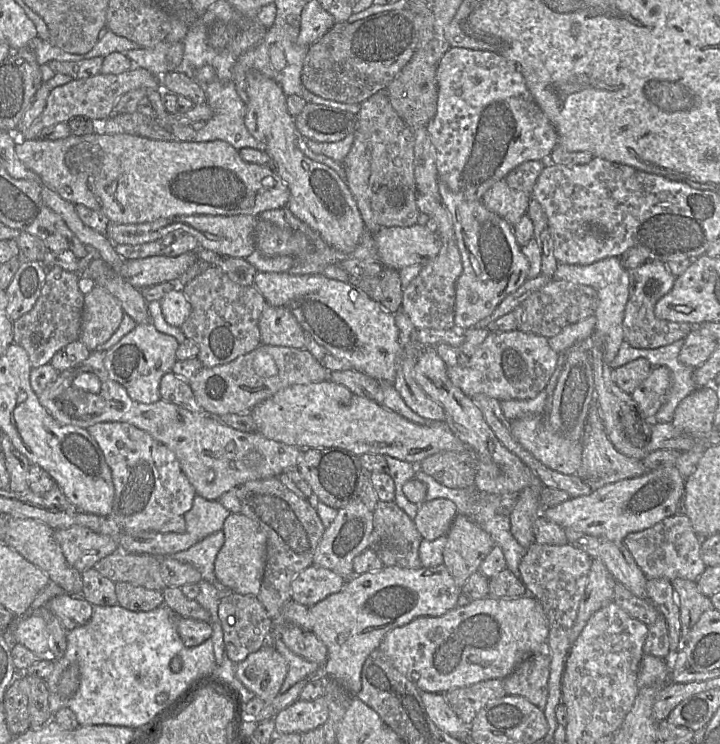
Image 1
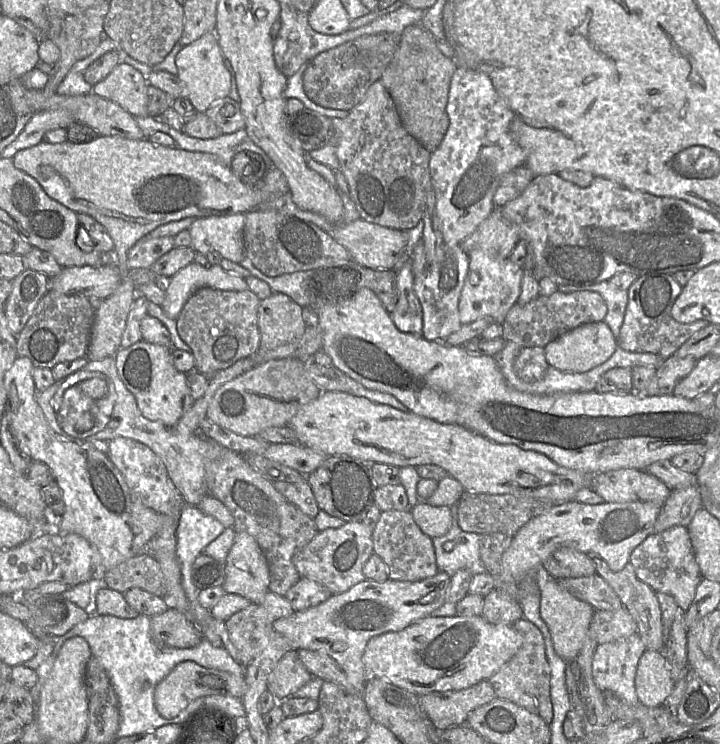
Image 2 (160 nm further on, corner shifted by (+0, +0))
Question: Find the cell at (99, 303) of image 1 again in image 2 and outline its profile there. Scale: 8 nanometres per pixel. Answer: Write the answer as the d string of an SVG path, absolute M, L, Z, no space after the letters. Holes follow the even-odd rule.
M98 135L86 143L48 143L39 144L18 151L12 158L15 168L33 177L46 194L66 206L75 213L85 213L104 226L114 243L117 255L117 267L121 282L112 295L103 299L95 310L90 342L86 357L88 360L102 360L114 357L121 349L121 339L126 326L129 310L137 295L137 289L129 276L127 255L129 250L156 227L171 221L189 217L220 216L237 213L247 213L257 209L262 203L275 199L289 192L285 175L277 168L265 173L263 180L256 186L244 184L216 156L191 152L176 147L154 144L149 139L131 140L119 136Z

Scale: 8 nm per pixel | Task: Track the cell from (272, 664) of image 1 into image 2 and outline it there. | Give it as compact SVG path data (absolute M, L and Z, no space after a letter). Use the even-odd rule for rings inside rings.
M185 661L176 665L156 686L154 704L158 713L166 719L175 718L192 701L205 696L223 695L242 698L246 692L245 676L209 669L196 662Z

